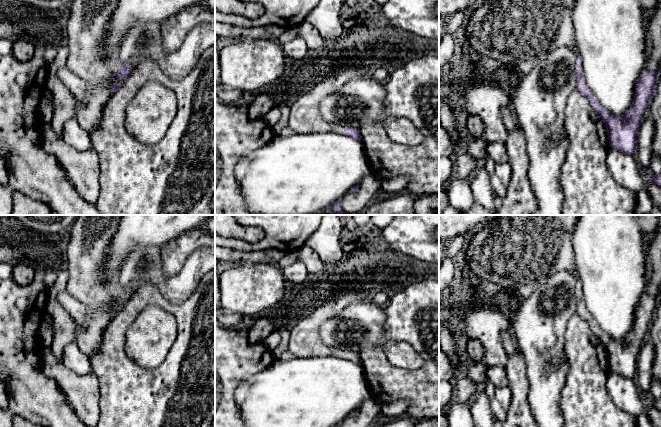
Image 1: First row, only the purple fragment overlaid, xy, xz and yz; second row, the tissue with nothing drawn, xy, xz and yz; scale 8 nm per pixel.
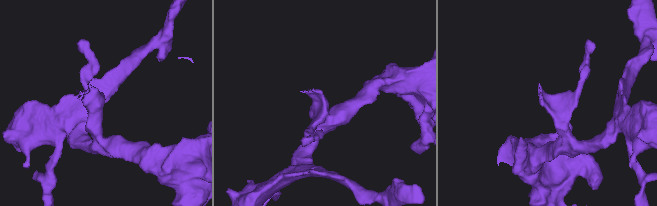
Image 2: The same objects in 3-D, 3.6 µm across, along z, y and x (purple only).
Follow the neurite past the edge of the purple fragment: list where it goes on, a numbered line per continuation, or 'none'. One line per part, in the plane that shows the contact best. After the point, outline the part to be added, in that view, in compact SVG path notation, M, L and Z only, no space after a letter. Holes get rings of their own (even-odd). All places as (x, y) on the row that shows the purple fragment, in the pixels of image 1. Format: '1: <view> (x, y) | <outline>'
1: xy (87, 22) | M72 0L68 6L65 24L69 49L66 68L86 81L101 82L115 75L120 69L117 61L119 50L107 54L103 50L103 40L107 36L111 16L119 0Z

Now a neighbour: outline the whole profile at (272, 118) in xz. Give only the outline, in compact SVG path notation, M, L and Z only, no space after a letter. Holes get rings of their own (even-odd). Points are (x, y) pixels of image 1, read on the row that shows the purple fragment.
M275 106L267 115L263 117L263 121L270 127L274 127L280 120L281 111Z

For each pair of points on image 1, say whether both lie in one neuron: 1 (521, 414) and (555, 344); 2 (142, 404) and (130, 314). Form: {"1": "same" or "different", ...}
{"1": "different", "2": "same"}

